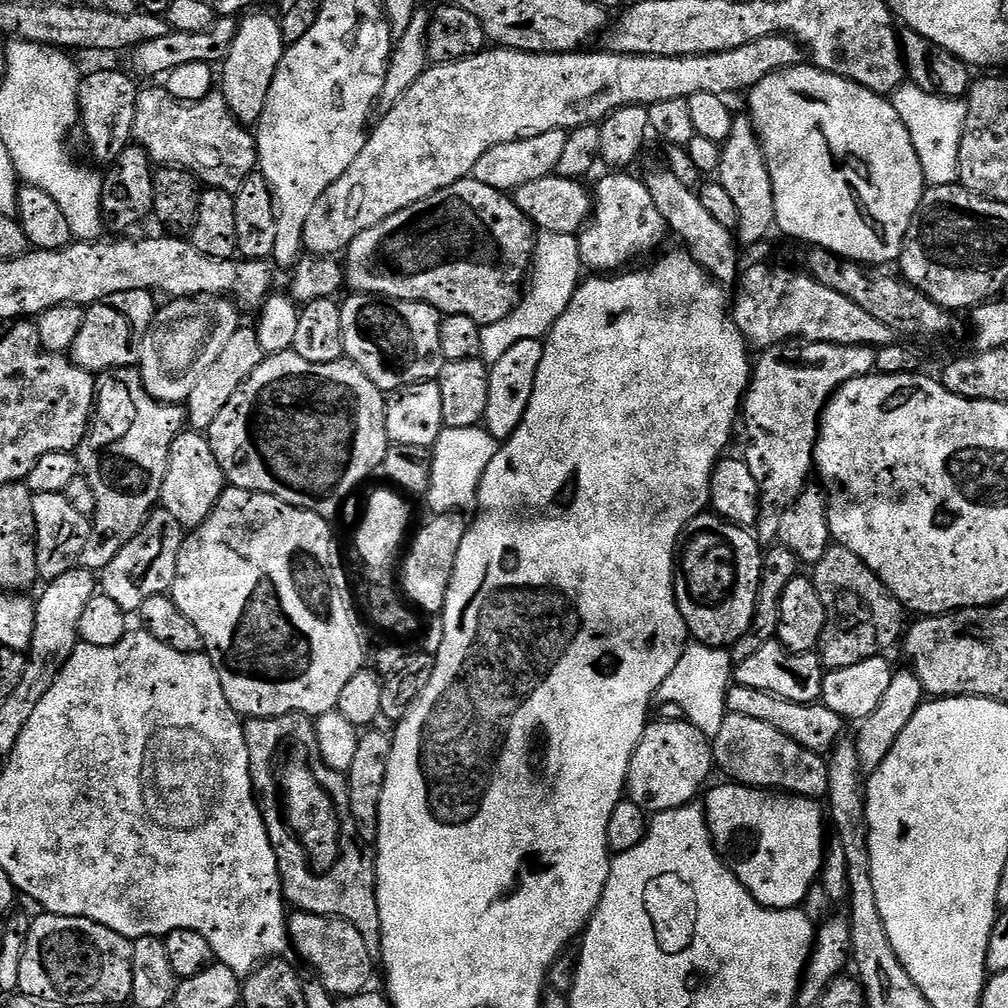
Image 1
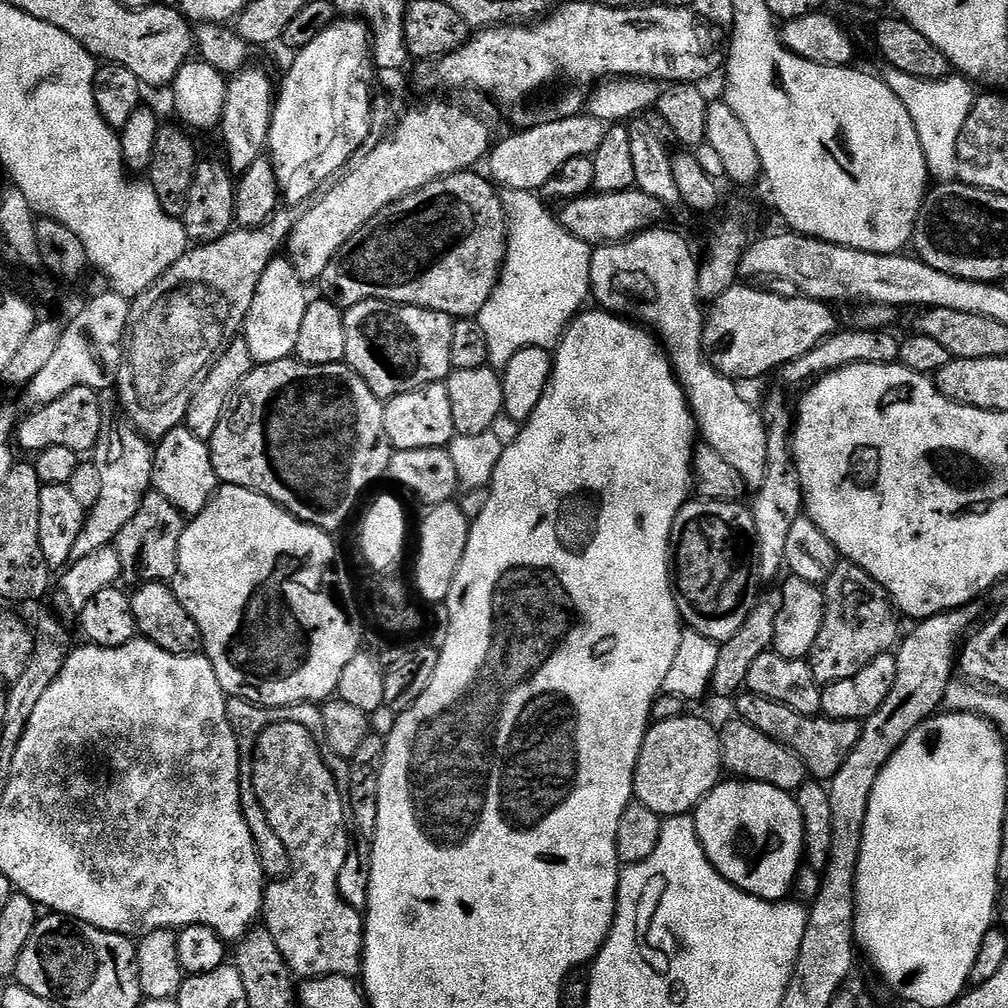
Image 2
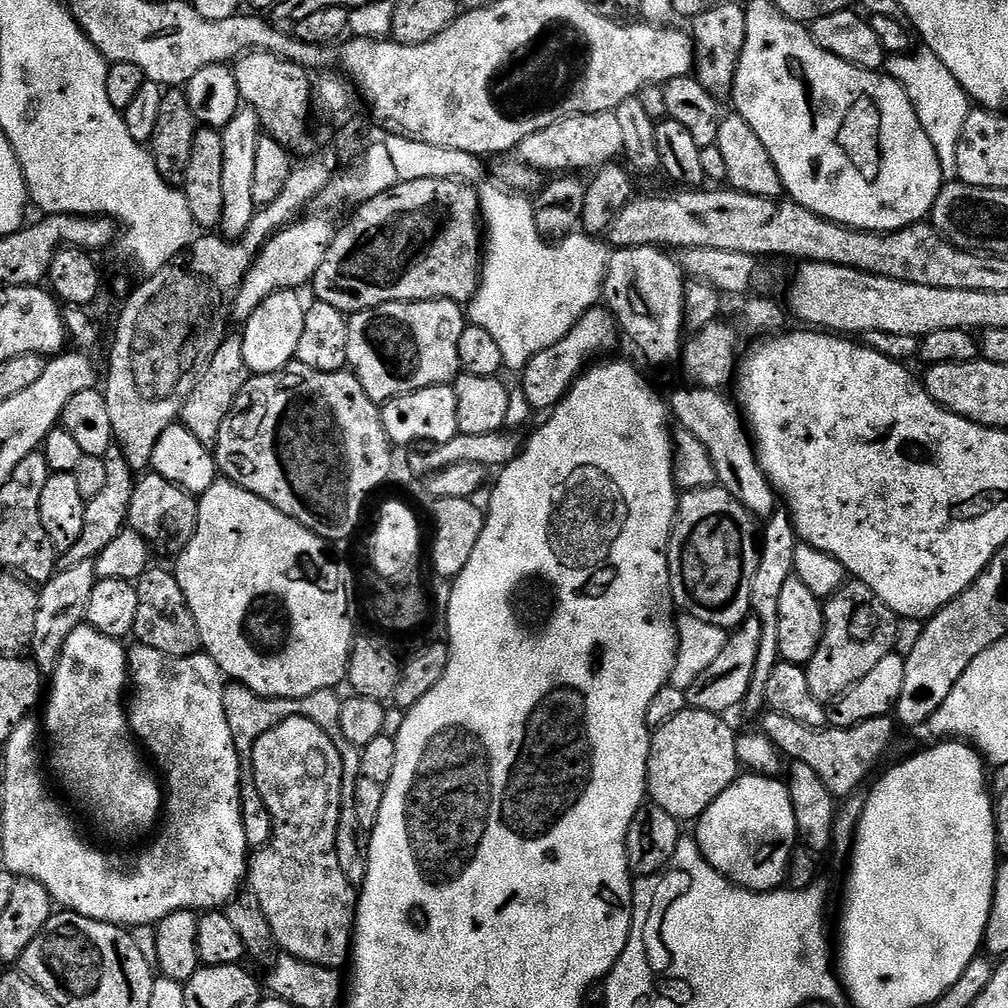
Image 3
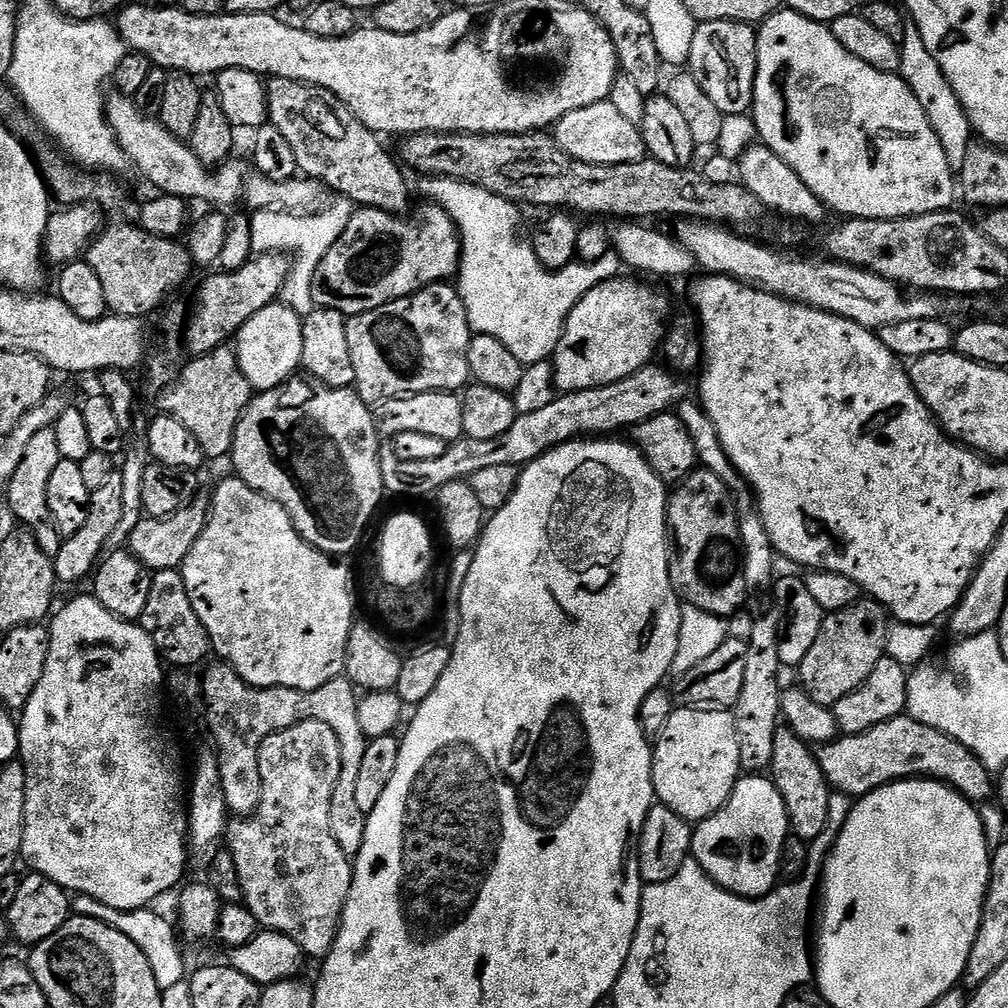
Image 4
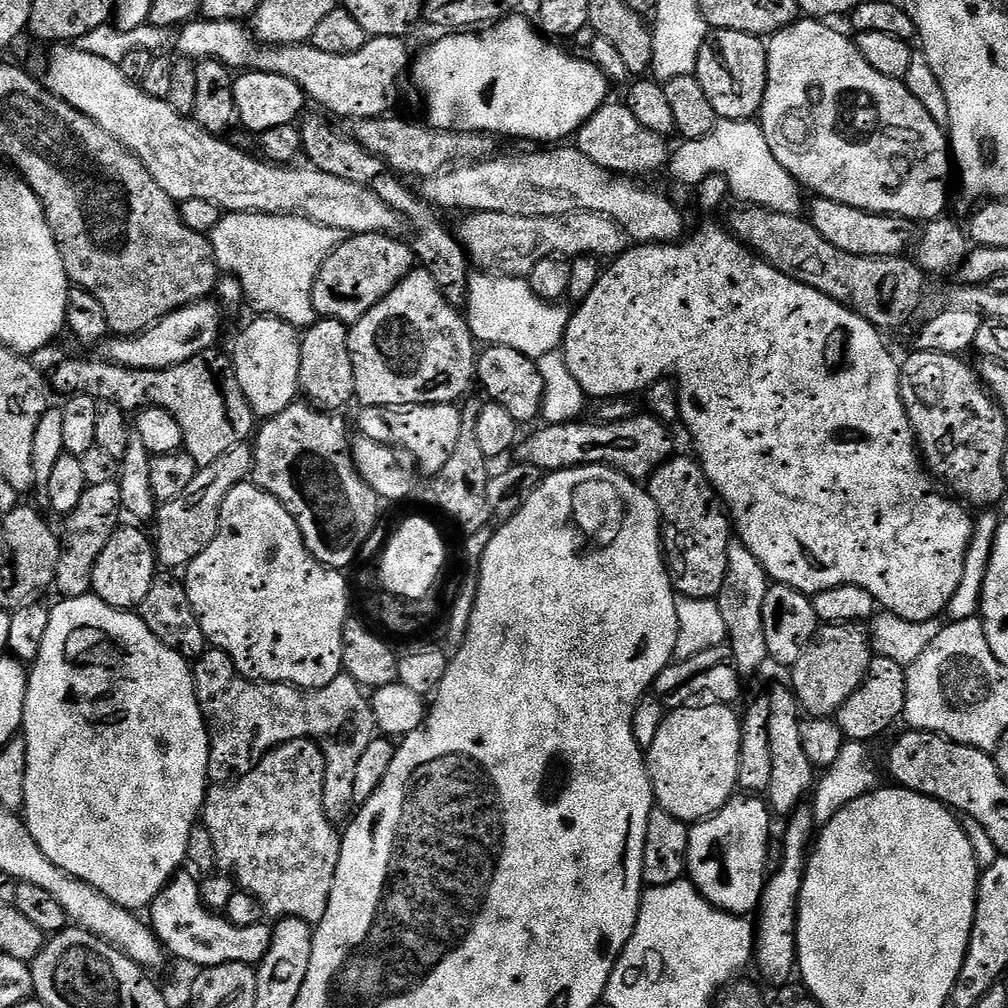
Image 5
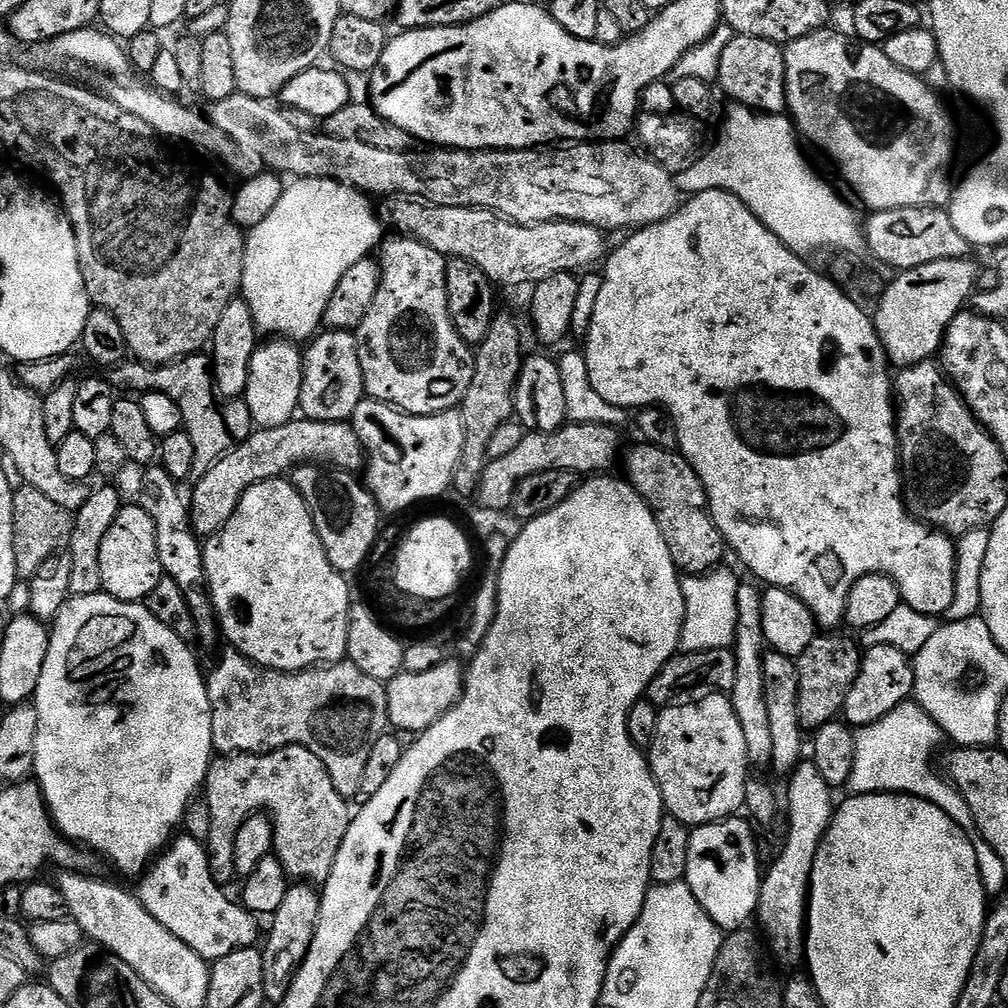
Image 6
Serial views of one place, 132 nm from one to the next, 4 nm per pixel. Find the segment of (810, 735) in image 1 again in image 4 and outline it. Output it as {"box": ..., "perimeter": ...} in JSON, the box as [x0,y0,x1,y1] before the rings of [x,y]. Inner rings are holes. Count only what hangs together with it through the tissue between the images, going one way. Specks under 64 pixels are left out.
{"box":[815,714,994,802],"perimeter":[[[907,714],[890,718],[890,722],[882,722],[857,736],[837,735],[828,744],[819,745],[815,758],[833,793],[849,798],[865,796],[895,780],[913,778],[942,780],[973,802],[981,802],[994,792],[993,777],[969,748]]]}

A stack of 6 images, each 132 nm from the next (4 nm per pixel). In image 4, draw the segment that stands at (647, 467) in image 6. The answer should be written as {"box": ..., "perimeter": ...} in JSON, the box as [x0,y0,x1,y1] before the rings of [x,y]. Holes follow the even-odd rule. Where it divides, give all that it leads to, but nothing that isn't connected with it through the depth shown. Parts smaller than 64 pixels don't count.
{"box":[668,470,746,618],"perimeter":[[[697,470],[675,485],[668,498],[668,526],[674,541],[670,571],[677,596],[684,604],[706,610],[706,614],[732,618],[744,604],[746,585],[740,527],[732,496],[722,478]]]}

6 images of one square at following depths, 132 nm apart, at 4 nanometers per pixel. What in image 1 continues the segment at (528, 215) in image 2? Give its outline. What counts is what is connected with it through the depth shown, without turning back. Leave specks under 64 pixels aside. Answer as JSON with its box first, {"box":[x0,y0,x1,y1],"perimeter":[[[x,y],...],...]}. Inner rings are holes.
{"box":[480,231,582,365],"perimeter":[[[541,231],[535,237],[530,265],[530,283],[521,295],[517,305],[506,318],[497,324],[489,324],[480,334],[480,352],[489,365],[496,364],[510,346],[523,340],[539,341],[547,337],[558,318],[572,301],[572,295],[582,283],[582,265],[575,235],[556,234]]]}

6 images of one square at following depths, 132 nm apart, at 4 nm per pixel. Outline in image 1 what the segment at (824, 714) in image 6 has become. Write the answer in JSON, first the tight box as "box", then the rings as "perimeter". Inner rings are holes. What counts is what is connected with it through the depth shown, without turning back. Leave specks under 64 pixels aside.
{"box":[814,546,906,669],"perimeter":[[[829,546],[826,554],[822,554],[822,558],[814,565],[814,572],[816,591],[830,613],[818,645],[820,662],[825,669],[854,666],[854,662],[887,653],[887,648],[896,639],[896,643],[901,639],[906,628],[904,605],[849,548]]]}

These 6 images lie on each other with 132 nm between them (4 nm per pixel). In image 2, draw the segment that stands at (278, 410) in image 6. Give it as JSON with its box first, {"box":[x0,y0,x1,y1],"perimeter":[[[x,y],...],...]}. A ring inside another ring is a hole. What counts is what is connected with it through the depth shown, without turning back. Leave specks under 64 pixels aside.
{"box":[242,256,309,364],"perimeter":[[[275,256],[259,279],[255,288],[254,300],[247,311],[242,334],[250,346],[250,354],[256,364],[289,359],[296,350],[299,327],[302,326],[303,315],[309,306],[306,298],[305,283],[298,278],[292,261],[284,256]]]}

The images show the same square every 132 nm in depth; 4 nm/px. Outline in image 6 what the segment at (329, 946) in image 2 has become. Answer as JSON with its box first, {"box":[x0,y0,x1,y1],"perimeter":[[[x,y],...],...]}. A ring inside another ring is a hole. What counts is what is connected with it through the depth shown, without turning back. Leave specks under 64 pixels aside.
{"box":[202,744,352,886],"perimeter":[[[289,744],[276,752],[263,754],[237,752],[217,755],[208,767],[202,796],[210,806],[210,838],[206,842],[208,861],[213,878],[221,886],[228,886],[234,880],[234,842],[242,822],[246,822],[246,818],[250,818],[255,812],[265,809],[267,802],[272,803],[266,808],[266,814],[271,818],[274,830],[273,853],[282,862],[291,879],[316,886],[322,886],[328,880],[337,860],[338,850],[345,840],[346,830],[351,824],[352,810],[349,810],[349,801],[338,794],[338,790],[334,790],[333,780],[326,766],[310,750],[300,748],[297,744]]]}

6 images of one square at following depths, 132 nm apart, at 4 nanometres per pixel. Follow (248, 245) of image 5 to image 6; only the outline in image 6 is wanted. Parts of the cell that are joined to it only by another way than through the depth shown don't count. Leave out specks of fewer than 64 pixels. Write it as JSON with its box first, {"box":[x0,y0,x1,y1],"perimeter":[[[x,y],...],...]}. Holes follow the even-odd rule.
{"box":[240,178,381,342],"perimeter":[[[296,178],[285,187],[284,193],[278,198],[276,205],[260,222],[247,229],[244,245],[244,269],[242,270],[242,282],[240,283],[240,292],[242,299],[249,304],[250,314],[256,323],[257,329],[261,333],[269,332],[269,337],[283,338],[285,341],[291,342],[308,342],[313,339],[321,331],[324,323],[324,311],[328,305],[330,294],[334,292],[334,286],[338,284],[338,278],[342,278],[342,274],[346,274],[346,270],[350,266],[354,266],[354,262],[365,259],[369,255],[368,252],[377,247],[381,243],[380,228],[381,221],[378,219],[374,208],[371,208],[369,197],[362,192],[356,192],[353,188],[347,188],[344,184],[339,184],[336,180],[323,180],[322,178],[306,178],[305,180]]]}

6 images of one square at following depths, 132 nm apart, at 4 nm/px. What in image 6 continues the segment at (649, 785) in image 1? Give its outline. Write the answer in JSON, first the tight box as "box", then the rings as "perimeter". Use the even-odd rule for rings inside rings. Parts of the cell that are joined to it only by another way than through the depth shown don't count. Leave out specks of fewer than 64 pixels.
{"box":[646,692,750,826],"perimeter":[[[713,692],[695,702],[677,702],[665,707],[658,718],[658,734],[654,734],[654,742],[646,755],[671,819],[687,826],[714,824],[735,817],[743,809],[746,782],[750,778],[746,738],[742,735],[738,714],[734,714],[732,701],[725,693]]]}

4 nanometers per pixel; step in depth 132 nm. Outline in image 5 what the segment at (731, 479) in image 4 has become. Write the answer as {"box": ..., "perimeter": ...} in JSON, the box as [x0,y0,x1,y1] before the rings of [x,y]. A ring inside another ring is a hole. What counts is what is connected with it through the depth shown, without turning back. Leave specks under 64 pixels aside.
{"box":[718,542,770,678],"perimeter":[[[733,542],[728,555],[726,582],[720,591],[718,603],[722,610],[722,618],[726,618],[728,640],[734,650],[736,665],[741,677],[744,678],[754,675],[764,663],[769,663],[770,660],[766,644],[766,626],[762,616],[769,587],[770,577],[762,562],[743,542]]]}

